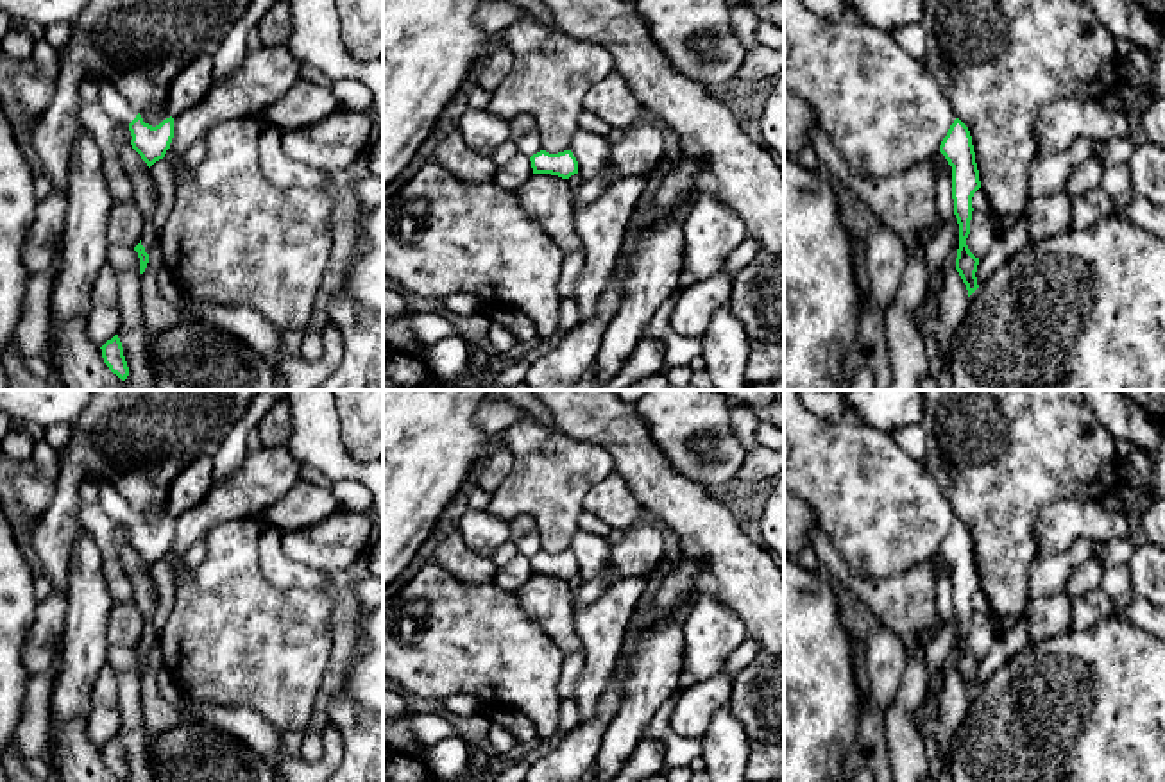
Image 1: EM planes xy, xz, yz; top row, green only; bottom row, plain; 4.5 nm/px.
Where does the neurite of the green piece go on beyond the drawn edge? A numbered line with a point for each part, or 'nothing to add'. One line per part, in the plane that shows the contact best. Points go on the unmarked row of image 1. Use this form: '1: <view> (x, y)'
1: xy (111, 501)

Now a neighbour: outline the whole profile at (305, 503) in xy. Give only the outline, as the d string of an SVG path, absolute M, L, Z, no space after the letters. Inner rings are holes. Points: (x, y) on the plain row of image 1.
M310 481L293 485L281 499L263 510L258 519L281 533L308 528L338 510L335 497Z

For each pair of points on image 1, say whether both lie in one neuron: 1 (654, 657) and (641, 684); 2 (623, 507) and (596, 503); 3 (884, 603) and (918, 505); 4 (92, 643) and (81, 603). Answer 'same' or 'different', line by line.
1: same
2: same
3: different
4: same

